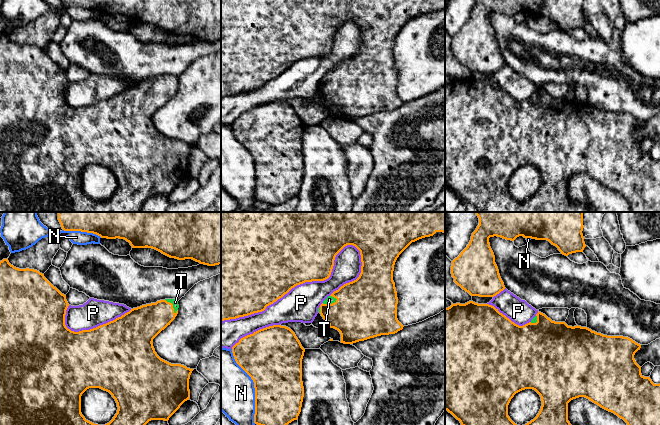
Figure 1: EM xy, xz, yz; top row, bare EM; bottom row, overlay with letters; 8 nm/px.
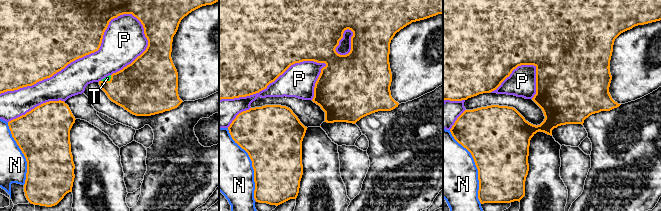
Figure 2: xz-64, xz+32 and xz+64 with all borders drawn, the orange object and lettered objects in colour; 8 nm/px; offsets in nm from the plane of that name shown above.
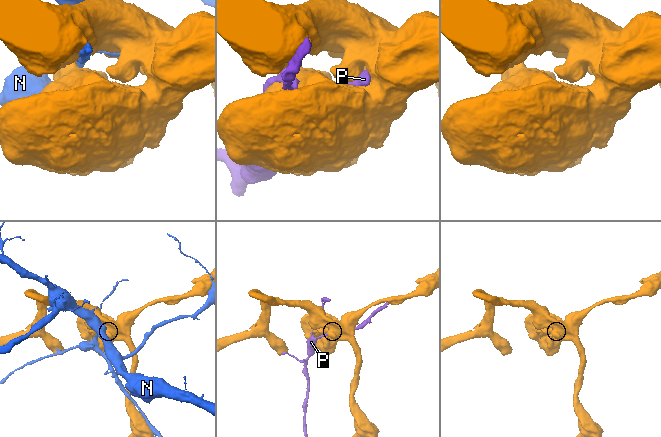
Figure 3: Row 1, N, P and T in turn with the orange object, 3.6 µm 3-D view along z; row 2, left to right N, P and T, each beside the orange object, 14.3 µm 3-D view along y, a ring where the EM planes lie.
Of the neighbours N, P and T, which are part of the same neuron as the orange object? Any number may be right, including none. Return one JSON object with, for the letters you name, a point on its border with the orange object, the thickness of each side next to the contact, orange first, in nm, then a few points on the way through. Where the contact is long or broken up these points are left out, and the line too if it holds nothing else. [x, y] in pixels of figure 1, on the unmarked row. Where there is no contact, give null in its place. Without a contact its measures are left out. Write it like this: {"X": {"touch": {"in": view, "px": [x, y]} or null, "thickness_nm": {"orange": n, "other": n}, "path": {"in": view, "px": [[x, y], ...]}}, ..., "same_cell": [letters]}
{"T": {"touch": {"in": "xz", "px": [328, 79]}, "thickness_nm": {"orange": 400, "other": 60}}, "same_cell": ["T"]}

